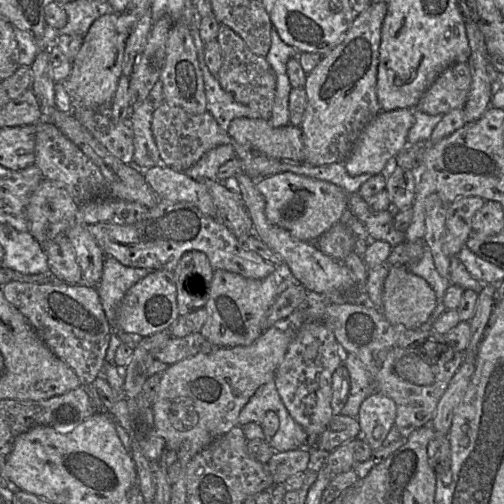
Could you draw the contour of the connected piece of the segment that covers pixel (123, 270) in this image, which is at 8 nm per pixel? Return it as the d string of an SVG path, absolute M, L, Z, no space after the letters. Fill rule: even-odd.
M105 257L99 284L95 287L105 312L105 316L121 342L134 349L142 336L126 333L116 327L118 305L130 287L149 274L146 268L132 268L118 262L113 257Z

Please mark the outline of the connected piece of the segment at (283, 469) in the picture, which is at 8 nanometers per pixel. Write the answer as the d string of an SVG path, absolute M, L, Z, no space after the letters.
M306 447L284 452L276 451L266 463L273 478L273 485L282 484L298 473L305 473L309 459L310 453Z

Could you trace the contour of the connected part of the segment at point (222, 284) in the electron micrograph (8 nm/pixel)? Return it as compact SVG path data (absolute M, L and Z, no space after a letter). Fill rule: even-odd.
M282 269L263 279L245 278L226 270L214 270L210 296L205 305L207 318L201 334L216 347L247 346L265 331L268 309L277 296L275 277L283 275Z

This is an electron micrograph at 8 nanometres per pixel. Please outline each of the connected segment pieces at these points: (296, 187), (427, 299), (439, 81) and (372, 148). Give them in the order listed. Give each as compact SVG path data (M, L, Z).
M290 171L259 179L256 188L265 198L265 214L274 225L282 227L296 239L313 242L340 221L347 210L348 194L339 186Z
M394 265L384 280L381 311L393 325L415 329L436 307L436 294L420 276L405 266Z
M468 63L452 64L435 79L415 108L429 115L446 115L454 109L463 109L471 82Z
M408 108L392 111L381 111L364 128L349 157L344 162L350 176L370 174L371 176L386 173L393 165L394 159L407 145L407 136L414 124L413 110Z

